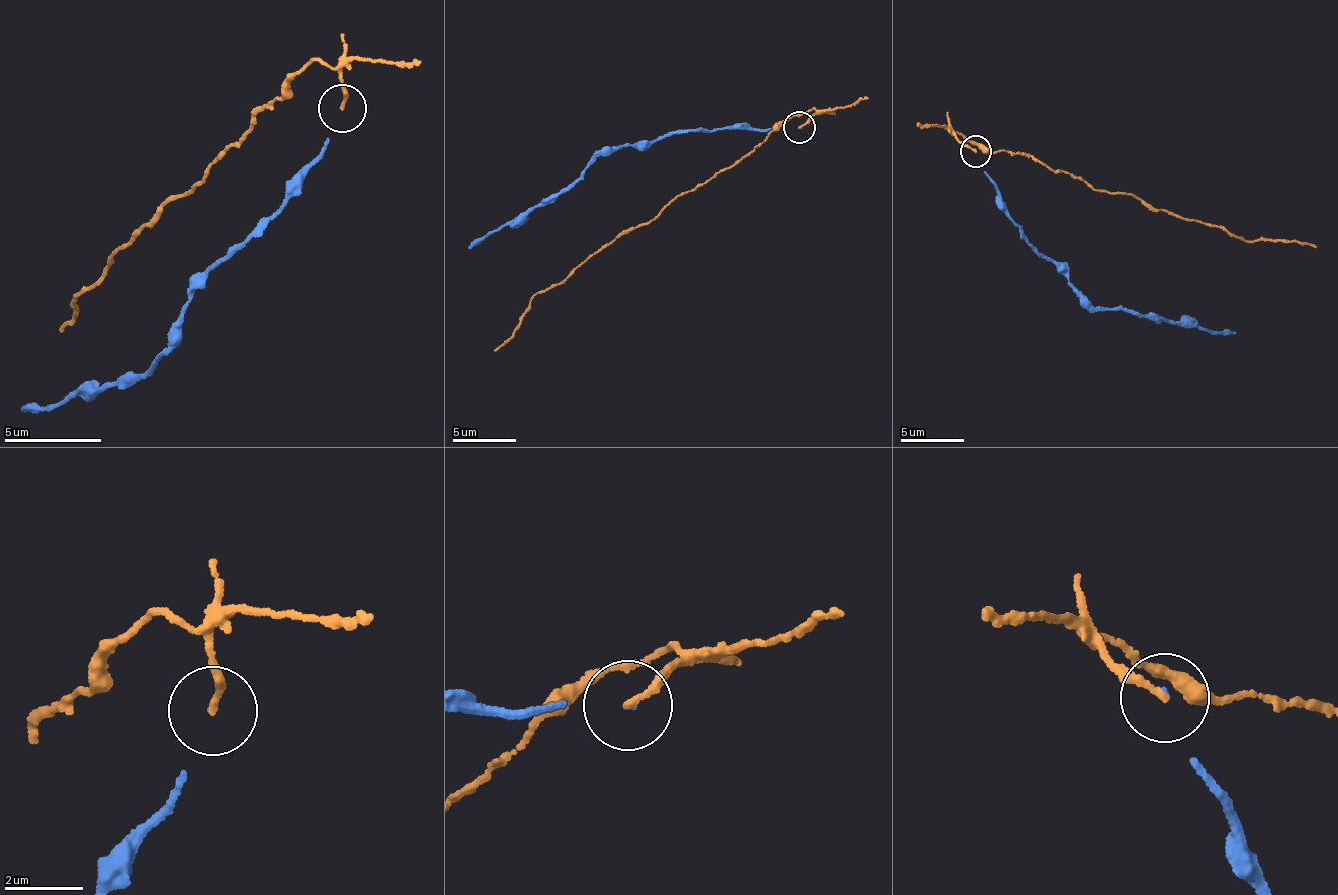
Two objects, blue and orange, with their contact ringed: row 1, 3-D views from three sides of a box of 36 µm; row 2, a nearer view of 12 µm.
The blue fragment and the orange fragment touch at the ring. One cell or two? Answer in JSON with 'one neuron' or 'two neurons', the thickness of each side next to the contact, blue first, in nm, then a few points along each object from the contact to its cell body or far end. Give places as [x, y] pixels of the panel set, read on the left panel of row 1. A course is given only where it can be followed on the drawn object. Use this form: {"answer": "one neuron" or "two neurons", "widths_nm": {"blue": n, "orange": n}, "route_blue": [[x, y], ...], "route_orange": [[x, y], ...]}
{"answer": "two neurons", "widths_nm": {"blue": 50, "orange": 180}, "route_blue": [[340, 109], [280, 204], [229, 255], [207, 267], [174, 321], [169, 348], [140, 376], [33, 411], [25, 409]], "route_orange": [[340, 109], [342, 83], [323, 61], [289, 74], [248, 135], [108, 257], [59, 329]]}

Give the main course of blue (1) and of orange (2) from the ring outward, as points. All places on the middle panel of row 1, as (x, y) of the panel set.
1: (798, 127), (726, 127), (614, 146), (597, 157), (560, 191), (477, 237), (470, 250)
2: (798, 127), (814, 109), (789, 116), (740, 160), (536, 292), (522, 323), (494, 352)

